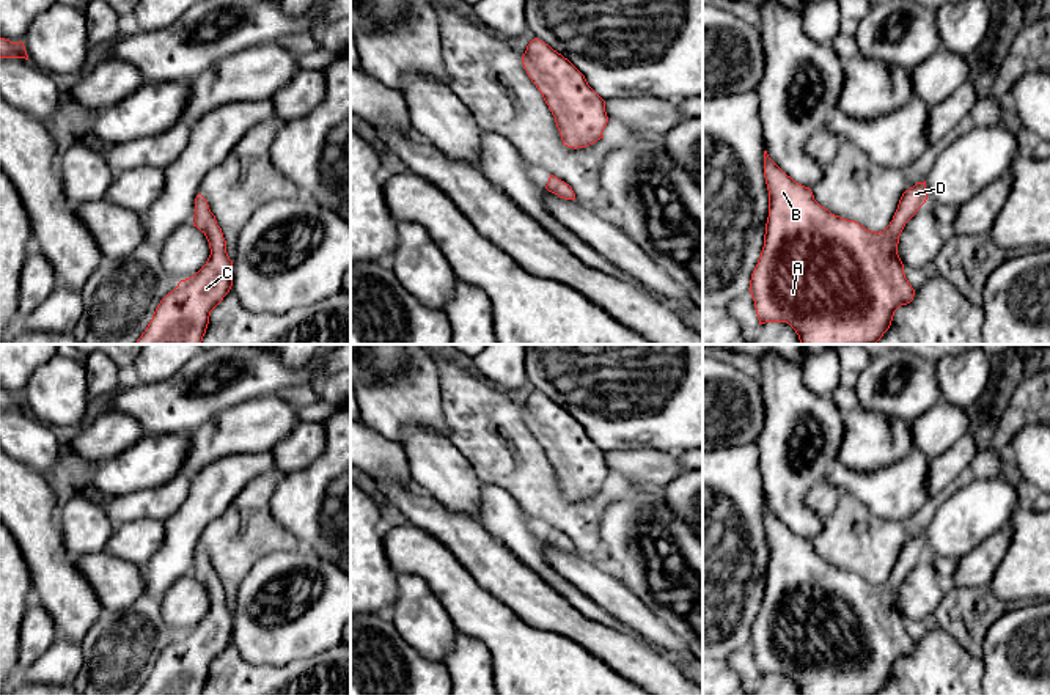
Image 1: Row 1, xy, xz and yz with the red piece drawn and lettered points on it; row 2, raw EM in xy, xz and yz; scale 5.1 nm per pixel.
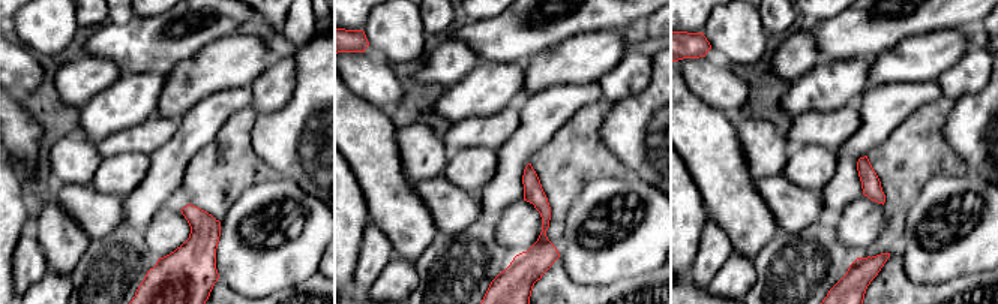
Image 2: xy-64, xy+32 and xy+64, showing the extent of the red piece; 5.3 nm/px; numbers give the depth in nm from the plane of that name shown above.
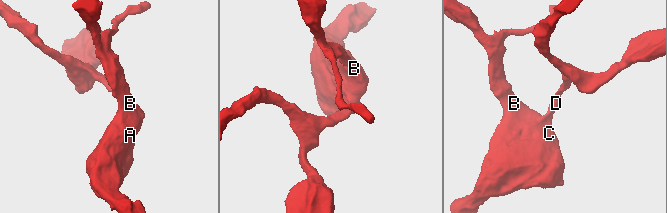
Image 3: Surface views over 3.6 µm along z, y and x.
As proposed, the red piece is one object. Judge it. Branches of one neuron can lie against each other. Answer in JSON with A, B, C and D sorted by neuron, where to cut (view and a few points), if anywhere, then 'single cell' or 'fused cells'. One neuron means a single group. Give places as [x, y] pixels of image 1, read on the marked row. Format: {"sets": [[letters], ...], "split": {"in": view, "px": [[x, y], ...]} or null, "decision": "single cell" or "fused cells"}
{"sets": [["A", "B", "C", "D"]], "split": null, "decision": "single cell"}

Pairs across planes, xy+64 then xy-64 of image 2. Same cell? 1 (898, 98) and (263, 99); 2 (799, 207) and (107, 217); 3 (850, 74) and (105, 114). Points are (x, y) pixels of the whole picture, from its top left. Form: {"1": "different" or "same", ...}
{"1": "different", "2": "same", "3": "same"}

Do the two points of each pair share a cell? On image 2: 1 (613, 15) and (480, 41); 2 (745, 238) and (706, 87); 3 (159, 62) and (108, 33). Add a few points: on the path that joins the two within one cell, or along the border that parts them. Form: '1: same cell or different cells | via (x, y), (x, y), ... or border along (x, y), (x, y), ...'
1: same cell | via (580, 15), (542, 32), (521, 32), (514, 38)
2: different cells | border along (686, 83), (703, 101), (730, 117)
3: same cell | via (147, 50), (143, 45), (120, 42)

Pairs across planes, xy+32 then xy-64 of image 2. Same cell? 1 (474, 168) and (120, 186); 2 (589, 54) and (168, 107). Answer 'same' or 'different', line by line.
1: same
2: same

